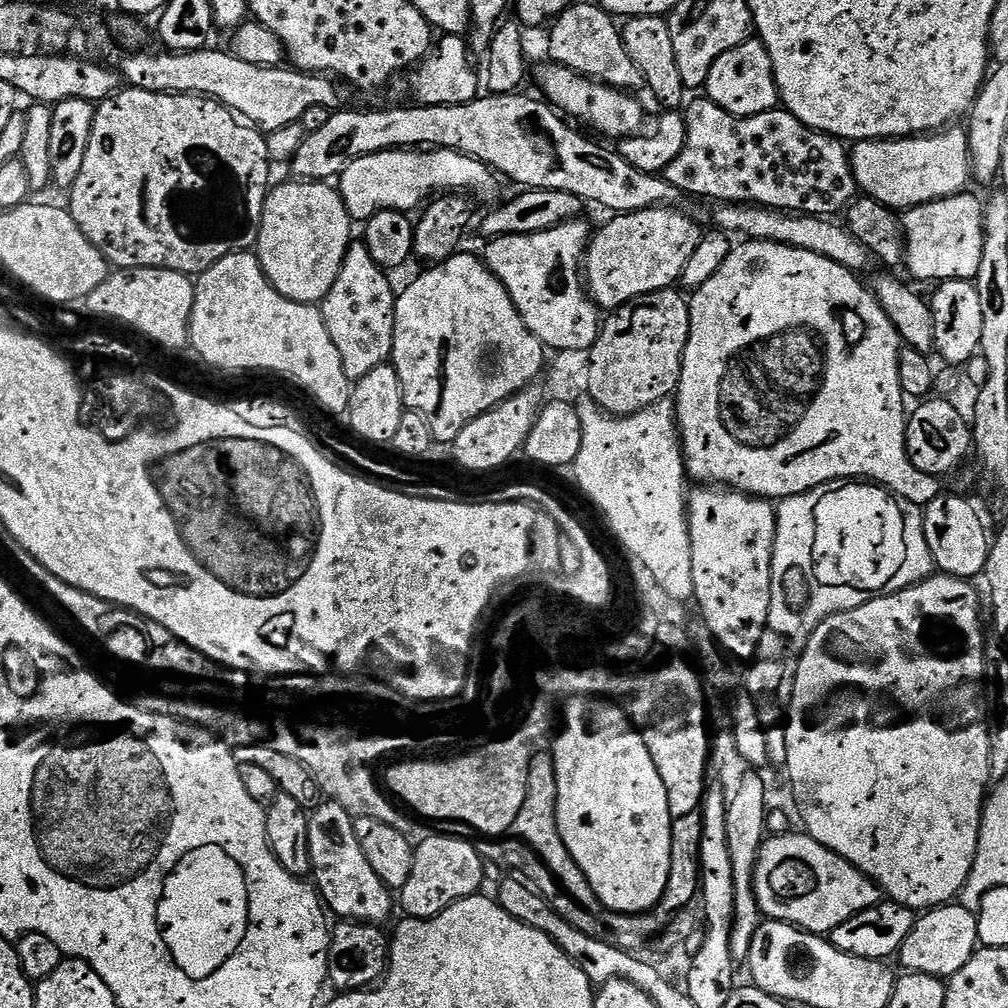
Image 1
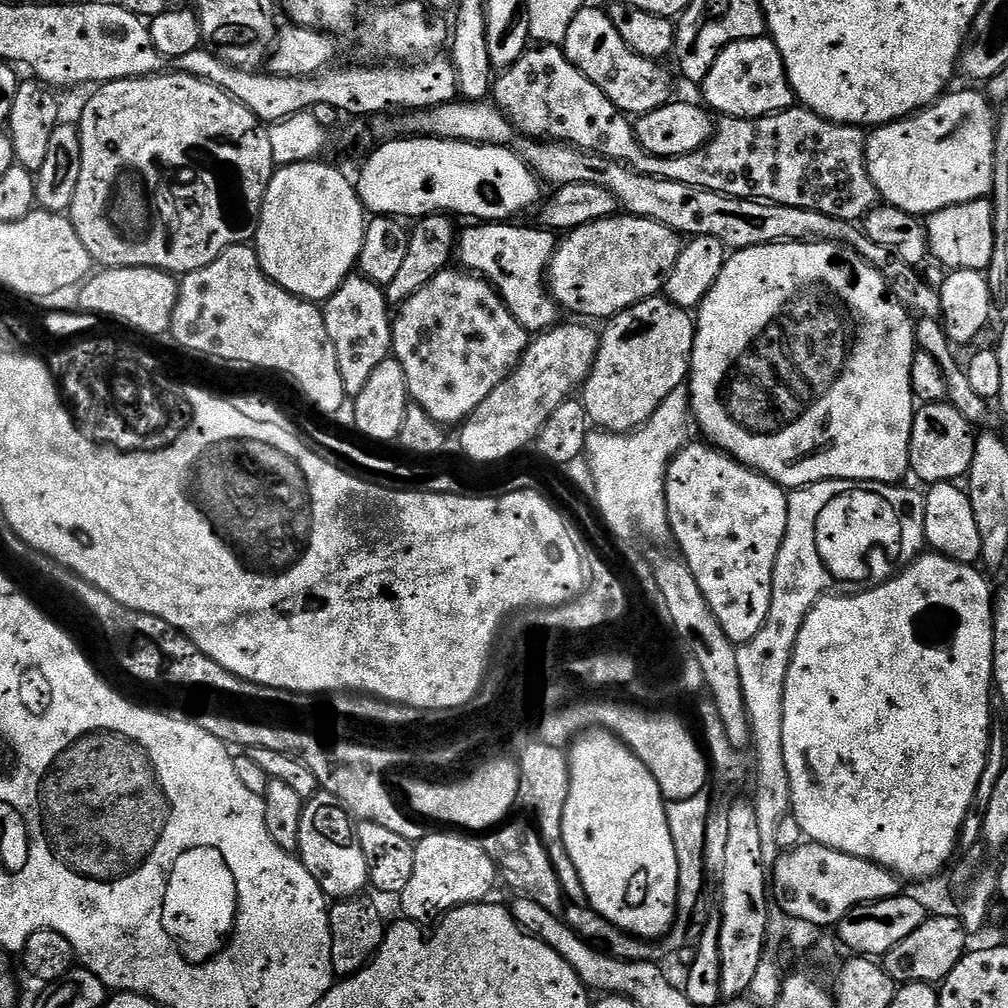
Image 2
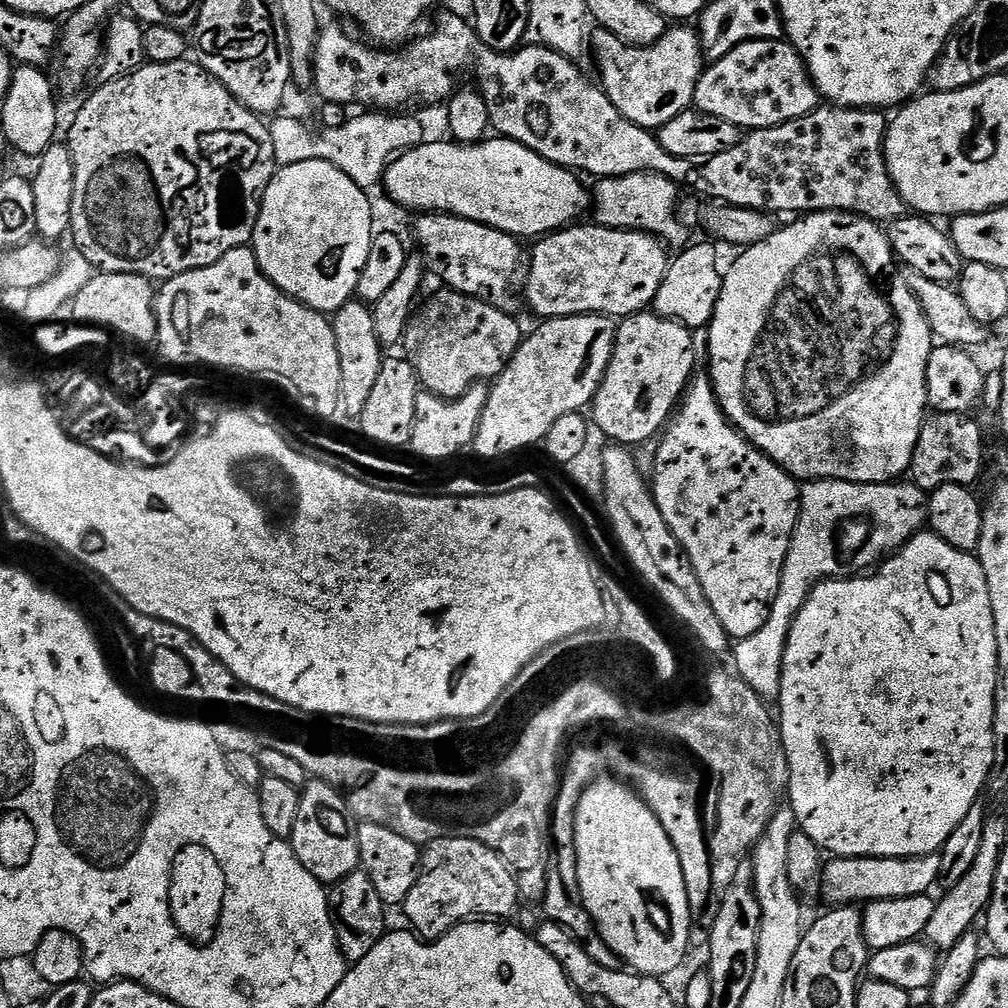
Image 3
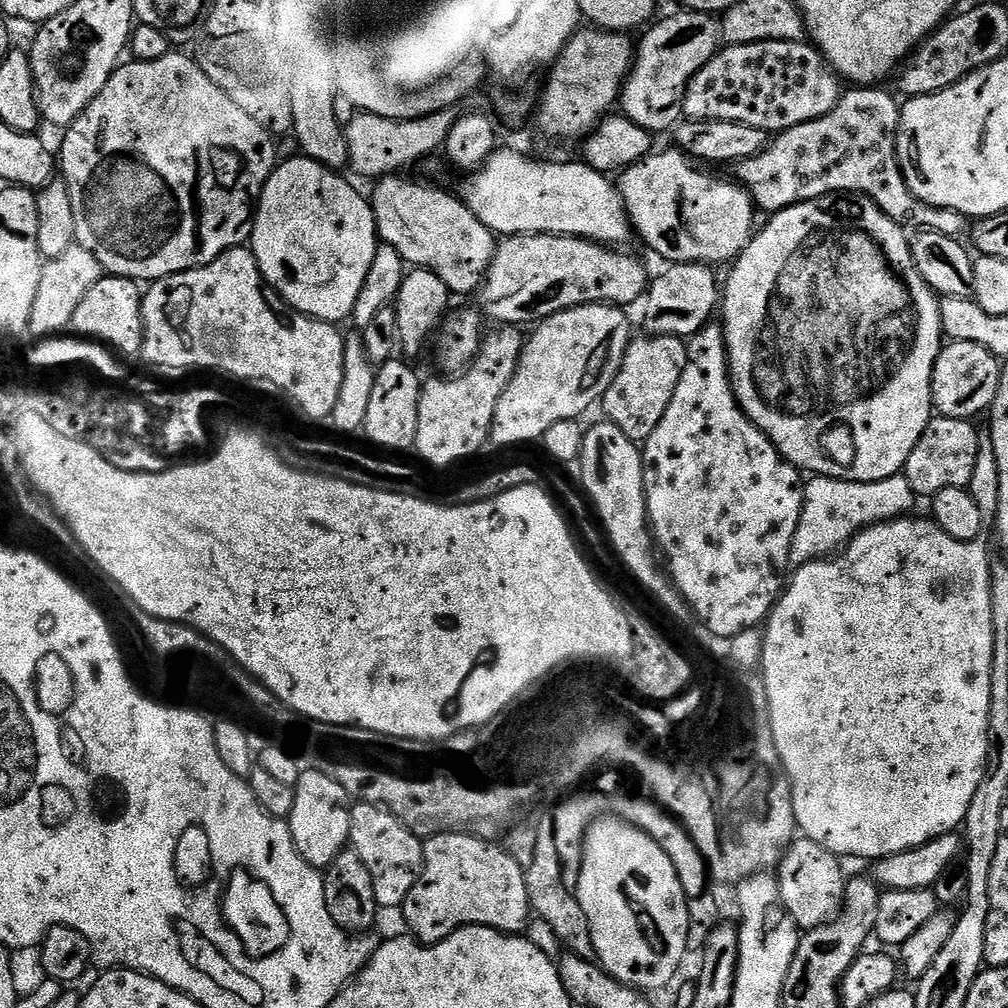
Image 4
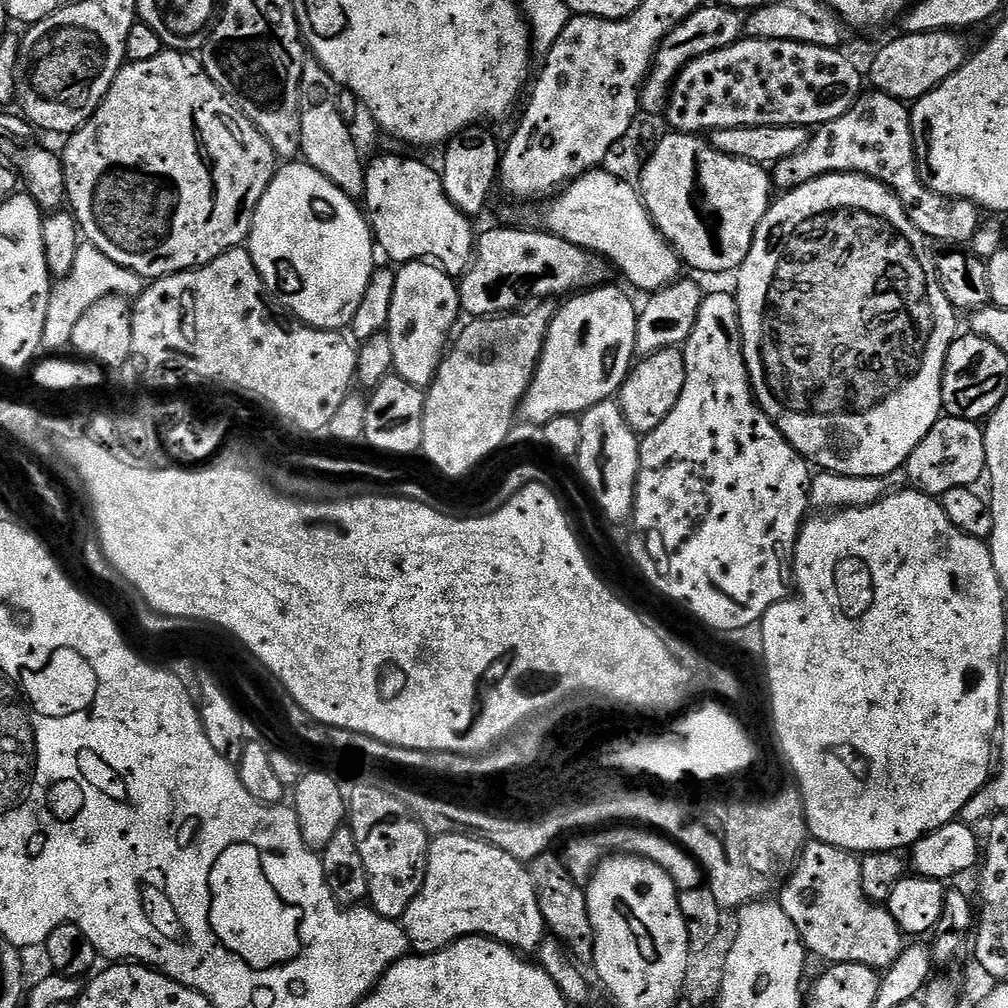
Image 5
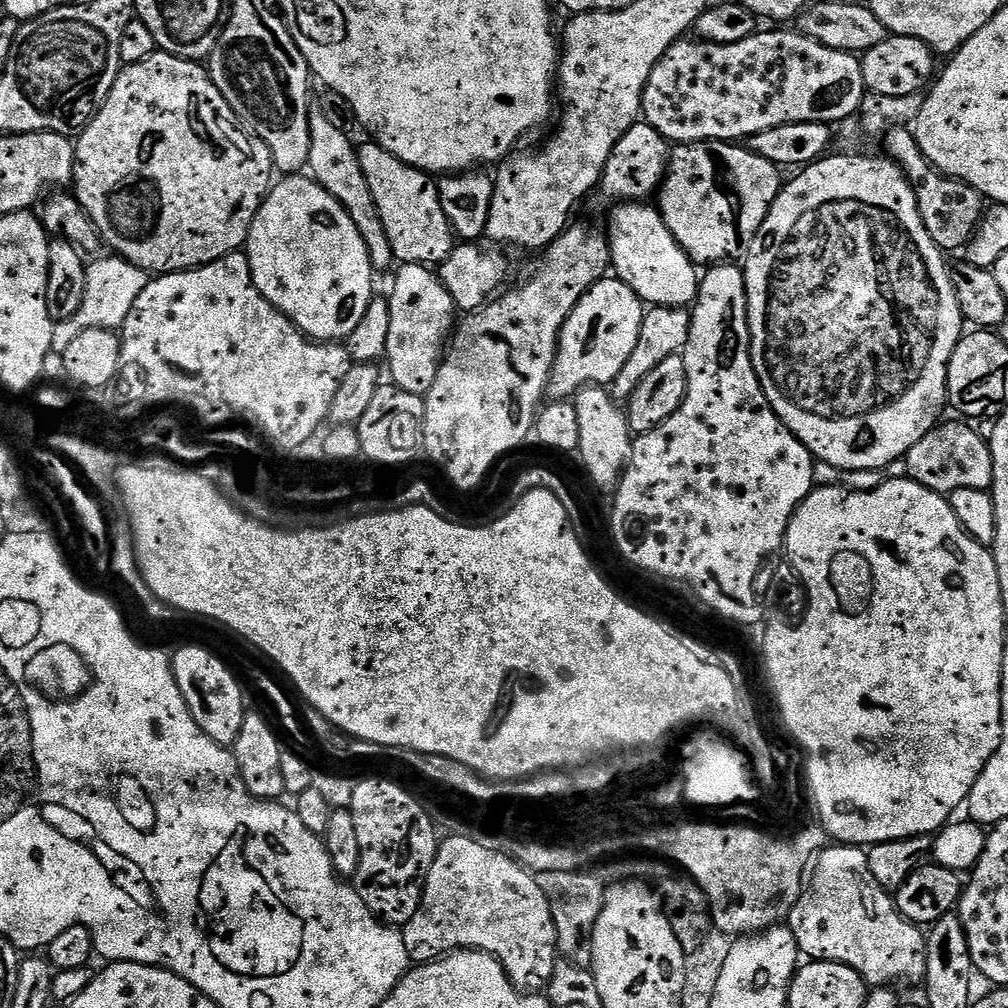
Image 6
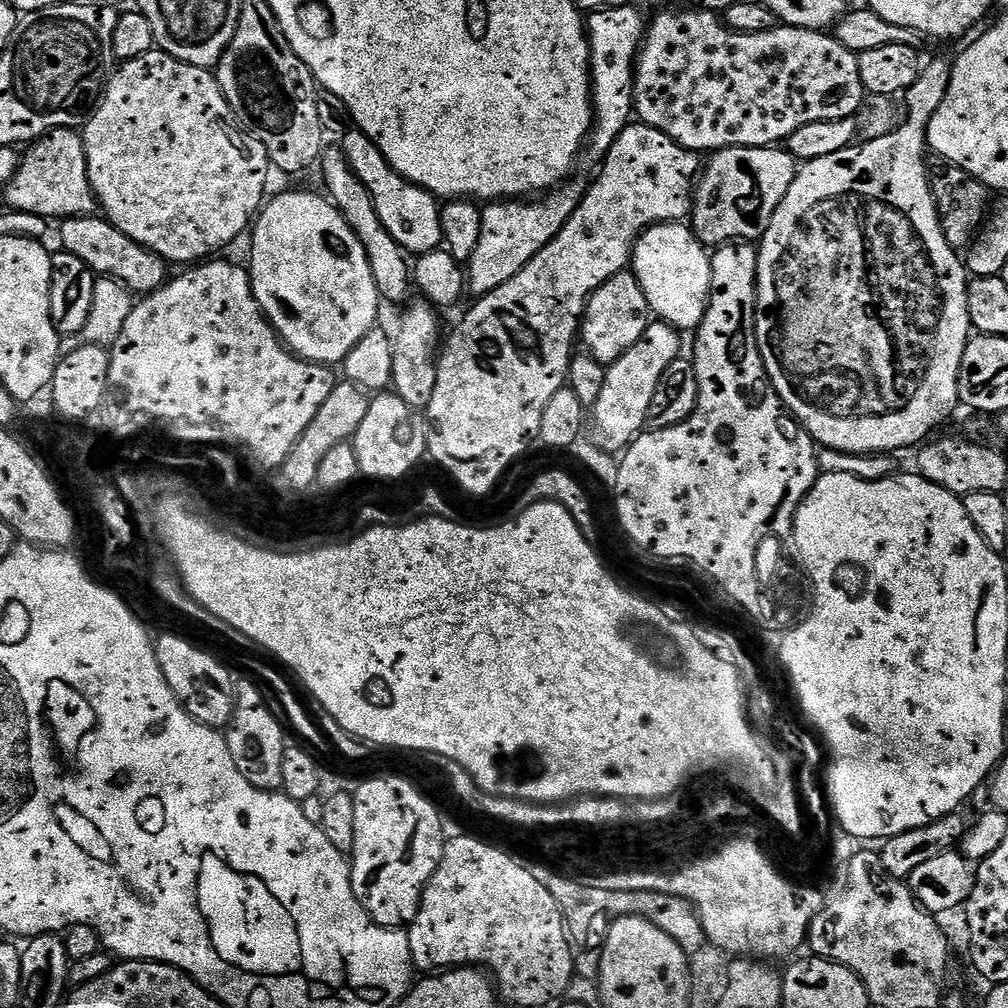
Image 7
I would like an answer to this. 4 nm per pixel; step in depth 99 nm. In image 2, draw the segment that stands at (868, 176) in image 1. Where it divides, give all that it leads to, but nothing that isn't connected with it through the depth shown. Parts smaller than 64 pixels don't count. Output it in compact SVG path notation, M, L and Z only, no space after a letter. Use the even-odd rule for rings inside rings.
M949 91L940 97L936 103L931 104L923 112L917 112L915 116L908 116L905 120L895 120L892 124L881 124L879 128L871 129L867 133L868 145L866 146L866 166L870 170L870 178L874 182L879 199L886 204L893 204L898 210L906 210L917 218L927 217L929 214L949 208L955 204L965 204L971 200L985 199L992 191L994 182L994 150L997 130L997 115L983 91L980 92L955 92Z

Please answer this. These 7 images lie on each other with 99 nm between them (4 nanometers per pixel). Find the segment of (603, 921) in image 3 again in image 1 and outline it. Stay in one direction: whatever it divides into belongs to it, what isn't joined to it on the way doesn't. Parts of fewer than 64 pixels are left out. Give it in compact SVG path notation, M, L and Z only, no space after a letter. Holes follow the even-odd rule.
M573 695L567 703L564 725L550 744L558 786L558 834L562 834L566 850L574 854L574 862L586 874L607 911L649 913L663 897L670 878L674 817L670 814L670 802L666 802L666 782L658 775L658 766L654 766L642 734L619 703L595 695Z

